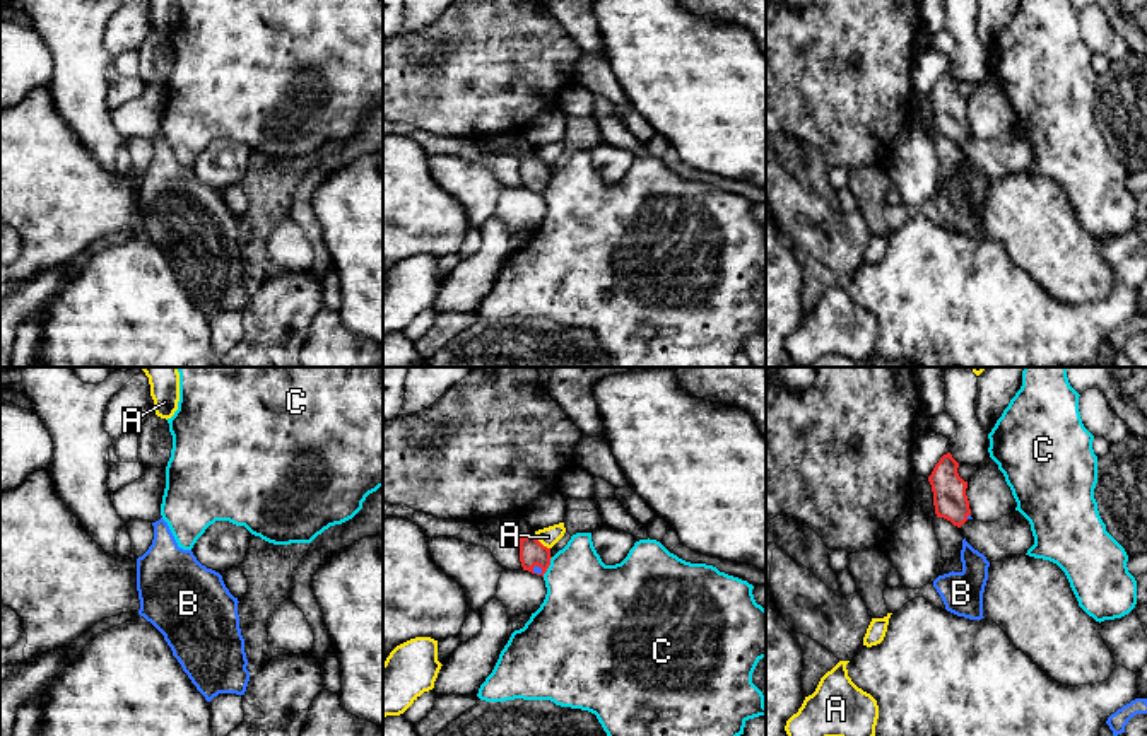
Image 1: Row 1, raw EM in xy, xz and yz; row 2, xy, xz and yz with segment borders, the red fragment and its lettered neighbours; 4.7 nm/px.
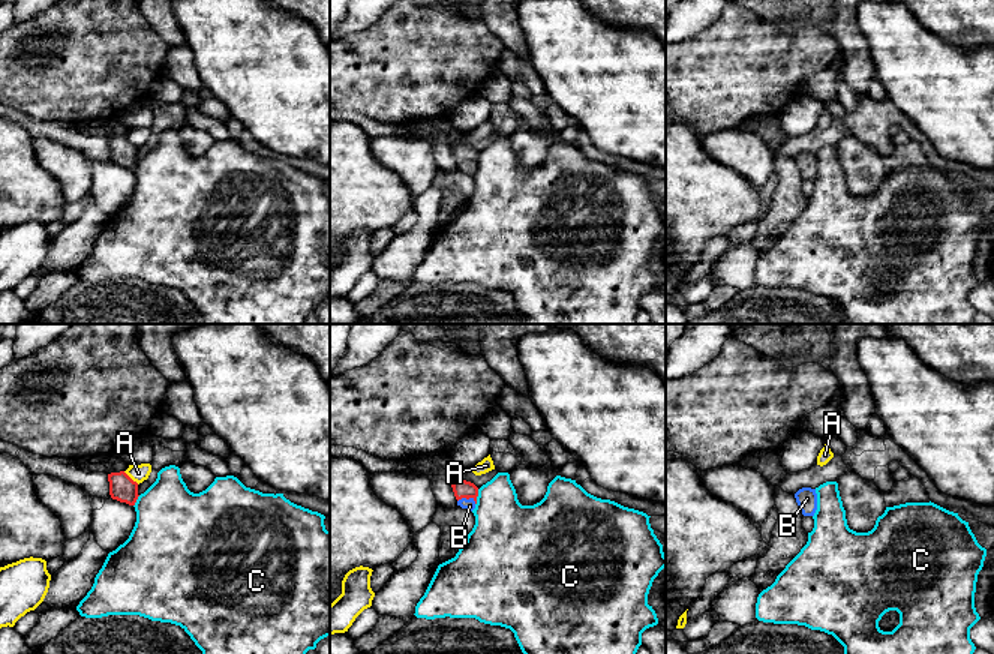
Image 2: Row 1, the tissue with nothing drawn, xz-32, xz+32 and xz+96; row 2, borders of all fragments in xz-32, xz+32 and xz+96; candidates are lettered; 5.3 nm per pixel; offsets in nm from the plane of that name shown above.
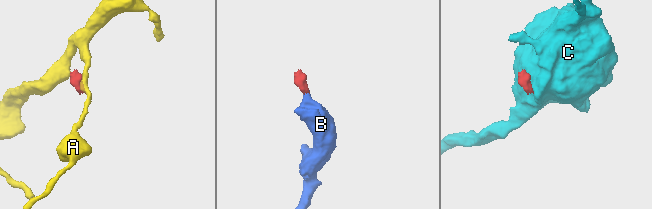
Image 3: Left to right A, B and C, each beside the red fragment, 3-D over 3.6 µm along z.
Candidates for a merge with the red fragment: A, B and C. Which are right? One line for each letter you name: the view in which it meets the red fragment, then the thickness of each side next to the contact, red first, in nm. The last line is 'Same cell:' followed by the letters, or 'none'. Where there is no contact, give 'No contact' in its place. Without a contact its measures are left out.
B: Touches red in xz. Thickness 120 nm (red) against 30 nm
Same cell: B

